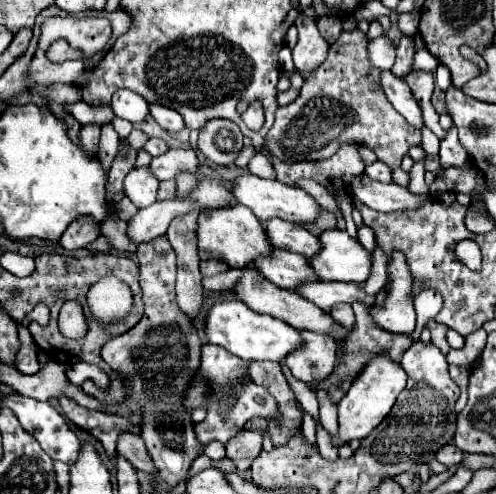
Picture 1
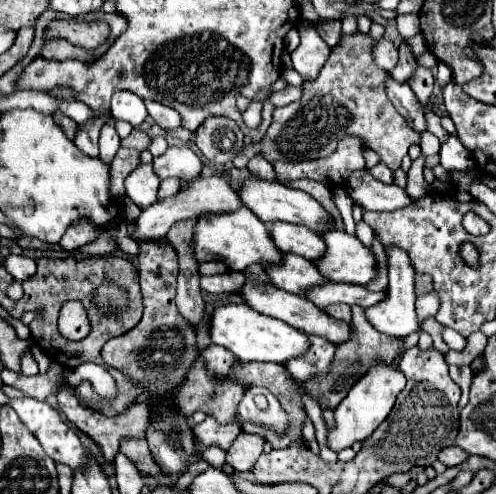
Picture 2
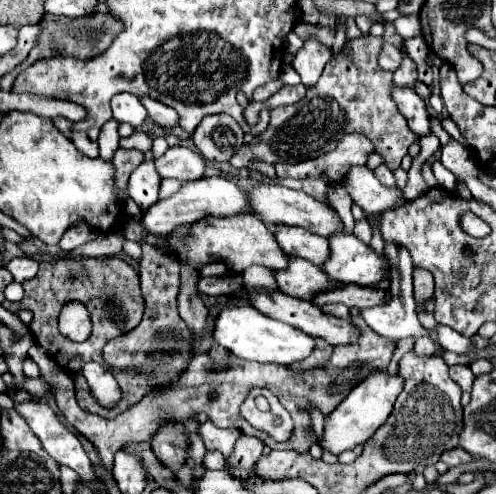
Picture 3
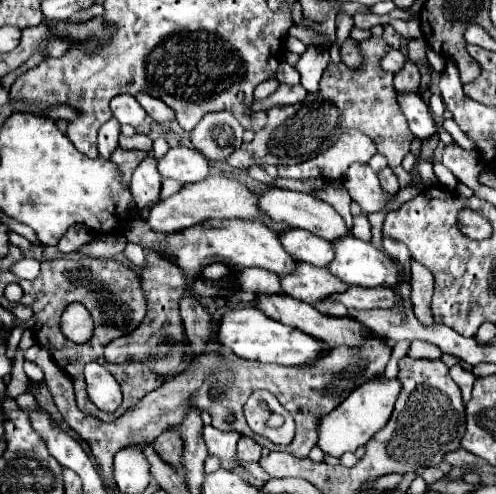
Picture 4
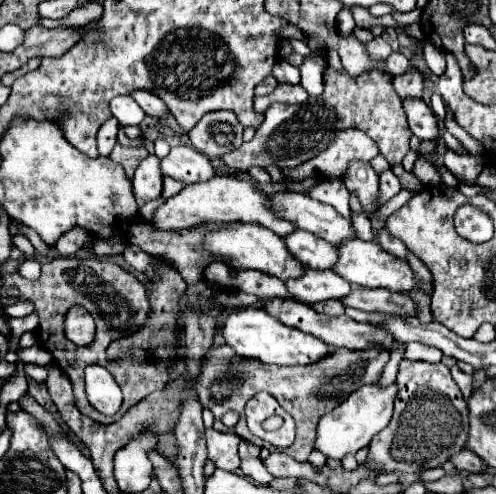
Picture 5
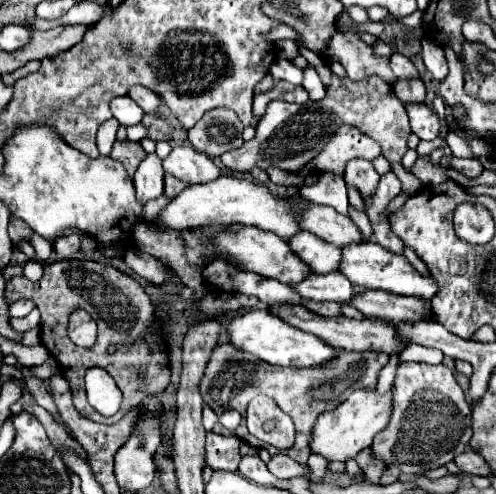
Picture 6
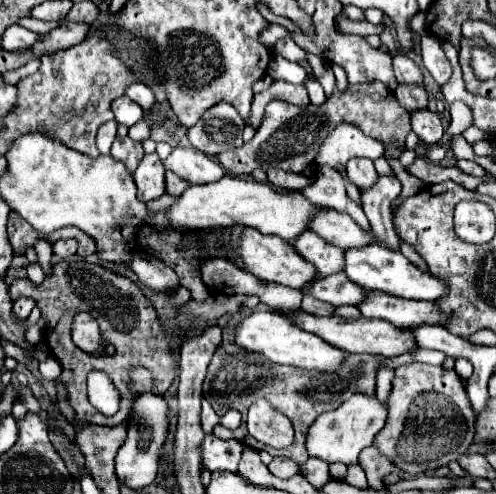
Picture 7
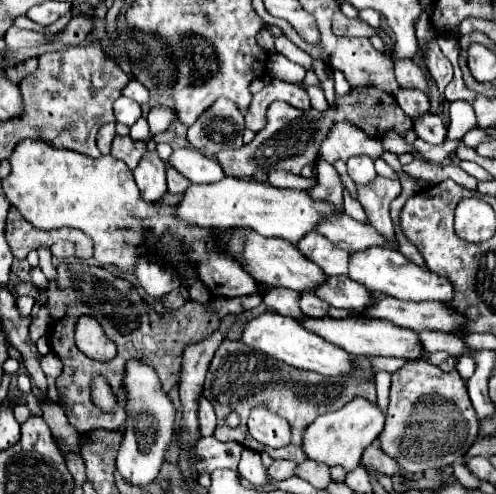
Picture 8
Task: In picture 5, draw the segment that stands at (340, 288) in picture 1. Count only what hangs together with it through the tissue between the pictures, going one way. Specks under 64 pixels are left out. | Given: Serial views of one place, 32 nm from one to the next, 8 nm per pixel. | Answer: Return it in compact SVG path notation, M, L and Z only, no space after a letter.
M352 288L348 296L344 296L341 302L346 307L356 308L366 312L378 310L388 314L414 314L416 304L406 296L398 292L388 292L388 288Z

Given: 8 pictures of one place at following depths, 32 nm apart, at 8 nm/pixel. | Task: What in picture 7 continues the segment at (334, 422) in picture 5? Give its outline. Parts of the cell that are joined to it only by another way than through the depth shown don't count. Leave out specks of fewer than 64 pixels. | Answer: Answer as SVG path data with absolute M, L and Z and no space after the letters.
M352 394L350 400L346 400L340 408L332 412L324 412L312 428L308 430L306 448L310 456L322 458L328 464L342 462L342 464L354 464L358 460L358 454L372 446L374 436L384 428L388 418L388 402L380 402L376 396L364 396L364 394Z

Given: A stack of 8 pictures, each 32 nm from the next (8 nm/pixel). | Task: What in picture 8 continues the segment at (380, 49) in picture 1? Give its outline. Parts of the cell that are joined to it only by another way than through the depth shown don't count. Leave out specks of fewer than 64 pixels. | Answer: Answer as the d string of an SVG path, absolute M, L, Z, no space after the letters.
M396 60L394 70L396 70L396 80L402 88L418 88L418 90L430 94L424 72L412 60Z

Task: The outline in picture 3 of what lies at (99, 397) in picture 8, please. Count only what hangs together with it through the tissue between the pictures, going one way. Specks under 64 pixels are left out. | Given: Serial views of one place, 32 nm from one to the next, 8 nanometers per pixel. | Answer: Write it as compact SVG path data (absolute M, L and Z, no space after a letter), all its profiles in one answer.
M96 362L94 364L84 364L78 376L84 376L88 380L90 390L92 390L94 398L98 398L100 404L104 404L104 406L114 406L116 404L114 400L118 400L118 394L112 396L116 380L104 366L100 366Z

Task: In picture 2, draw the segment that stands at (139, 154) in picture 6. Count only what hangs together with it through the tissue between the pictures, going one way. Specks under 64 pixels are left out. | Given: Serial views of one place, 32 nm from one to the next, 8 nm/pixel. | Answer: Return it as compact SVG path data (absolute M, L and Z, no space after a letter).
M120 148L110 164L110 194L112 200L124 196L124 178L140 164L140 152L134 148Z

